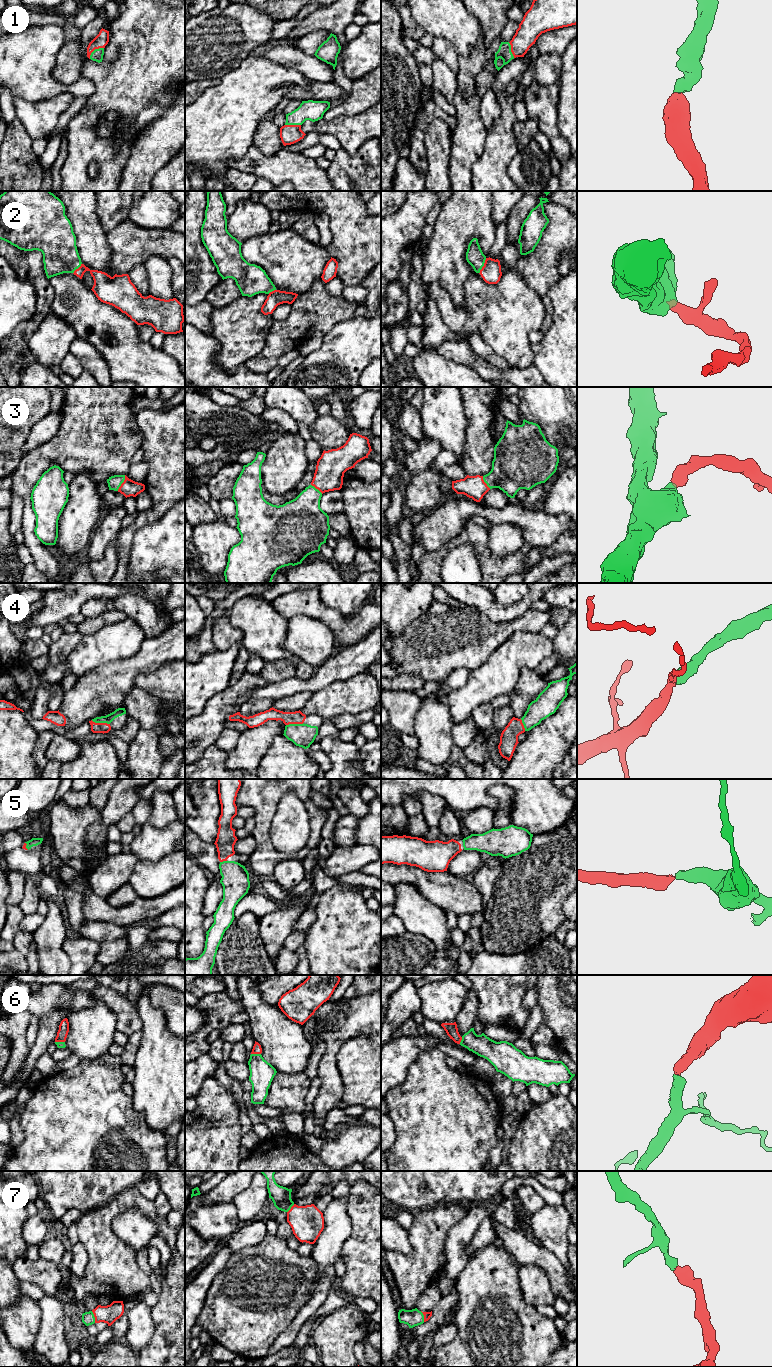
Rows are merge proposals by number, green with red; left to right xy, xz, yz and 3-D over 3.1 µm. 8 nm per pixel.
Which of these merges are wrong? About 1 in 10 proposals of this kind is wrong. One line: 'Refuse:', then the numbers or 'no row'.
Refuse: no row

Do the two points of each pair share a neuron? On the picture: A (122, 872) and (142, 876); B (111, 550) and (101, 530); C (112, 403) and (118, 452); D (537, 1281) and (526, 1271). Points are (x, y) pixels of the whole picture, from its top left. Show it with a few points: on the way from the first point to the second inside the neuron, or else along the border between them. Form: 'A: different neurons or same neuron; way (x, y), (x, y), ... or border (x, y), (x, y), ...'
A: different neurons; border (139, 860), (127, 882)
B: different neurons; border (116, 535), (100, 559), (90, 559)
C: same neuron; way (112, 415), (112, 440)
D: same neuron; way (534, 1279), (529, 1274)

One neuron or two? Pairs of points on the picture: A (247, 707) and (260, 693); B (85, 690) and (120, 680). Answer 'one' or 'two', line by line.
A: two
B: one

